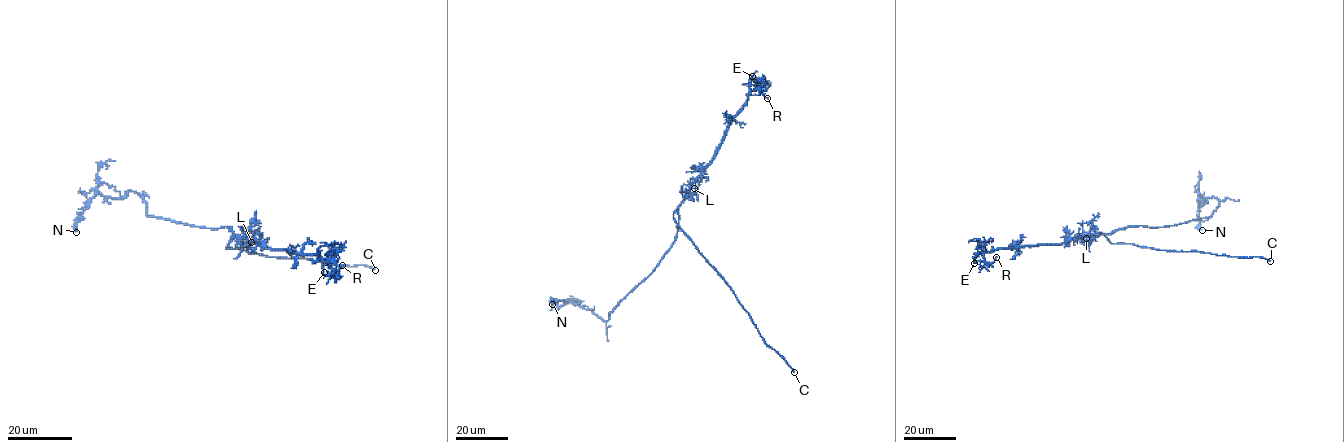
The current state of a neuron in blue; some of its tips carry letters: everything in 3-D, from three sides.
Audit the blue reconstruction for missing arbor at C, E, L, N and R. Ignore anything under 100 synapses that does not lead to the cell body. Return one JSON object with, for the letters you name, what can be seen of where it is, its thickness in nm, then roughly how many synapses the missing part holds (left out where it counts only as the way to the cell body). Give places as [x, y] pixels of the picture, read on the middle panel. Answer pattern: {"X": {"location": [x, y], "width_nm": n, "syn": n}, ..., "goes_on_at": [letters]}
{"C": {"location": [794, 372], "width_nm": 200}, "goes_on_at": ["C"]}

